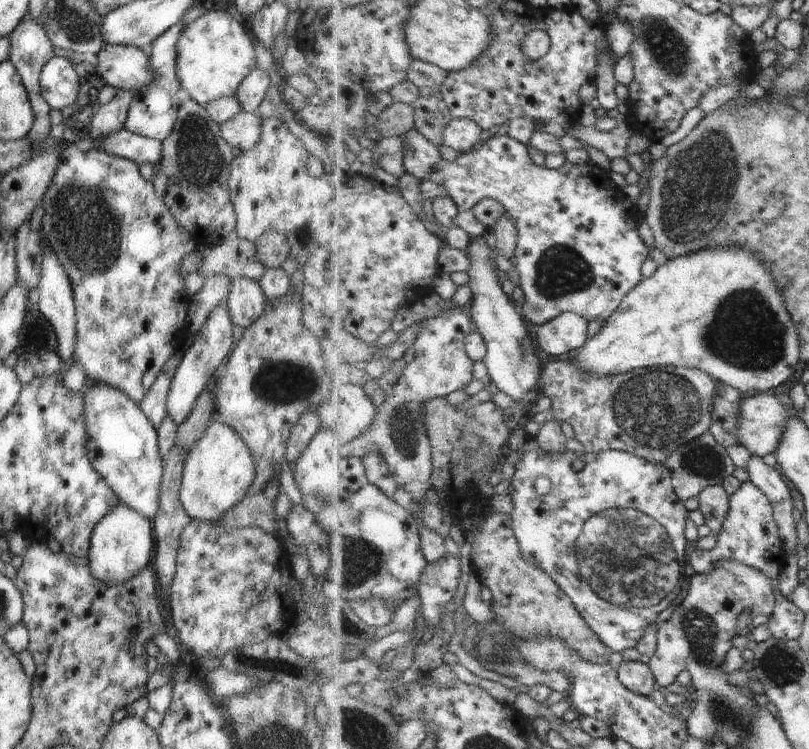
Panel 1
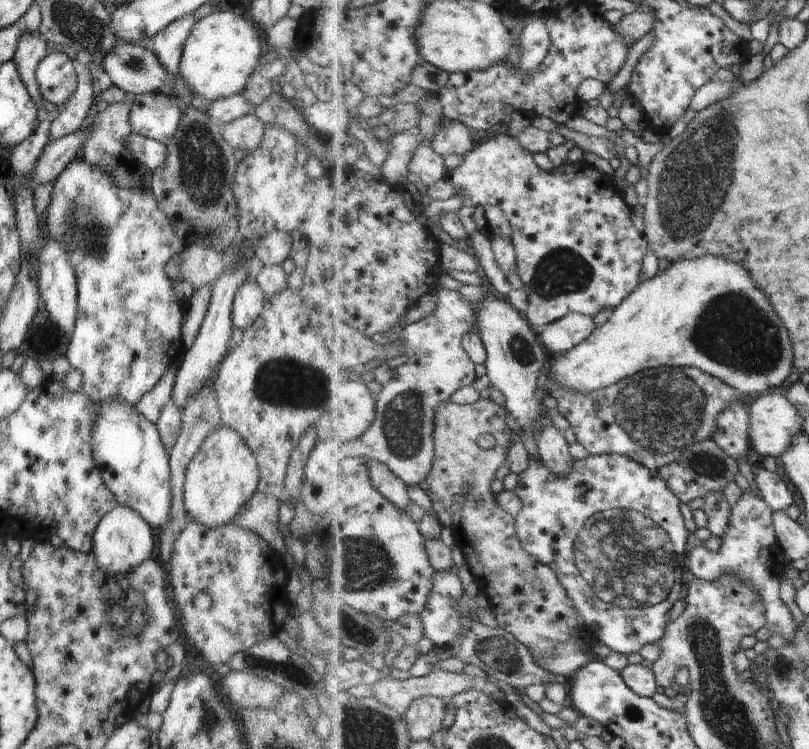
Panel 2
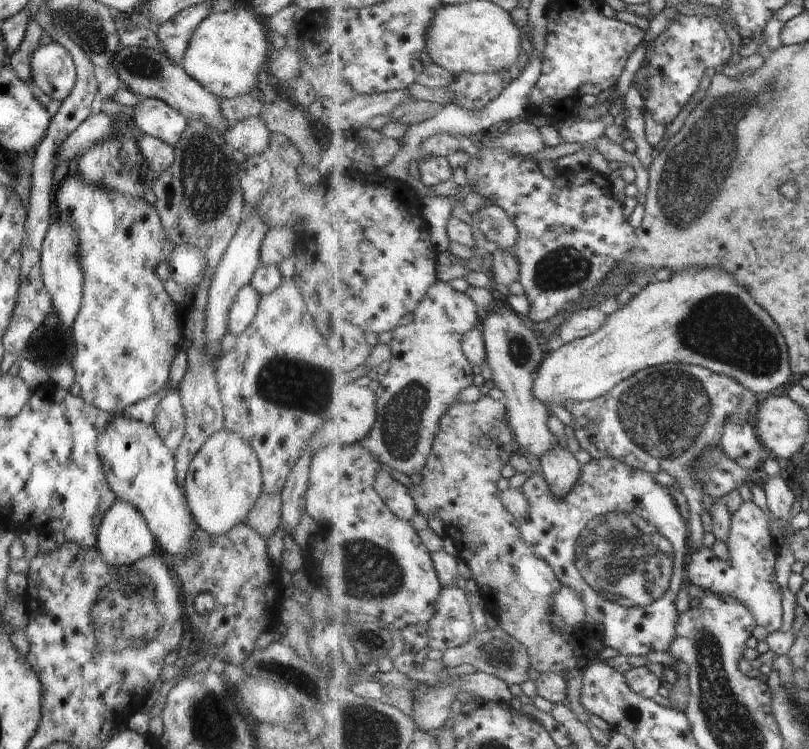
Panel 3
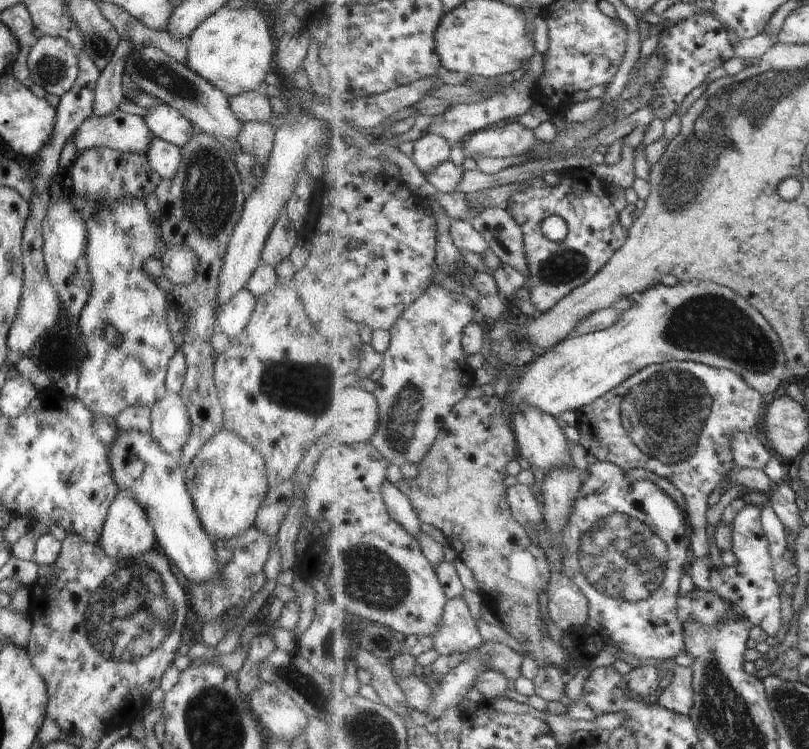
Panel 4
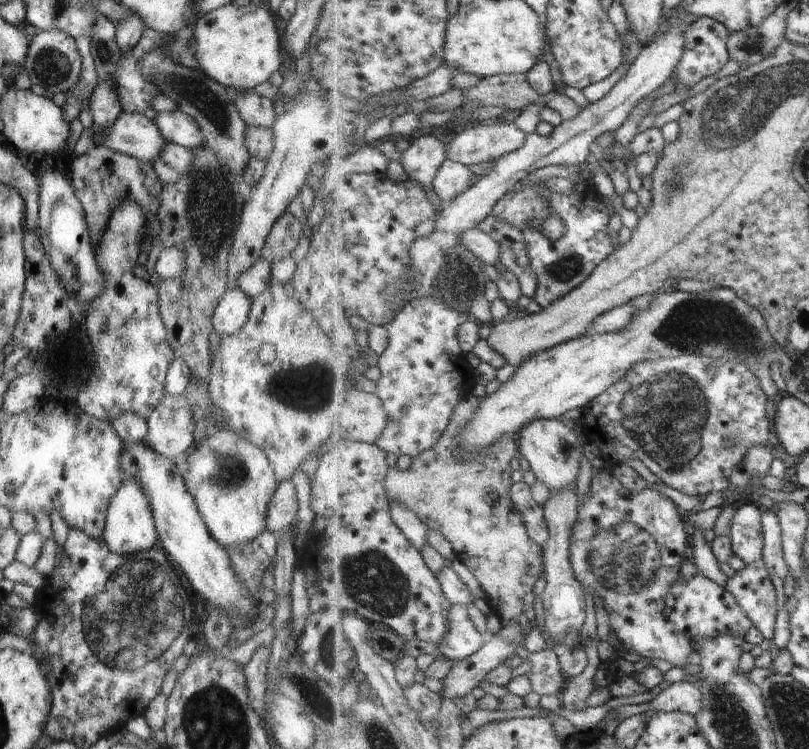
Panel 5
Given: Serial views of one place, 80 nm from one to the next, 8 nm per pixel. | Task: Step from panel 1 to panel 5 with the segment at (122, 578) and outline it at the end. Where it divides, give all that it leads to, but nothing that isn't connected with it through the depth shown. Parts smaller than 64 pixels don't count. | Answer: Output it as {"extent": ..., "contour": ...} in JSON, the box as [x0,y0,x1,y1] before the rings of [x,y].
{"extent":[101,478,158,557],"contour":[[[134,478],[123,480],[118,489],[111,495],[106,508],[101,538],[112,553],[125,557],[139,554],[158,545],[151,507],[141,485]]]}

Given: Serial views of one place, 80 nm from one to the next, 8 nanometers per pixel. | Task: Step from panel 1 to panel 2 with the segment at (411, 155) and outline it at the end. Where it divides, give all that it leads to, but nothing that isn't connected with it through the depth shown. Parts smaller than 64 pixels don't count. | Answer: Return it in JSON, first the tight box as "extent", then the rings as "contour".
{"extent":[409,143,449,186],"contour":[[[429,143],[419,146],[419,150],[413,156],[409,171],[427,186],[447,179],[449,172],[445,167],[445,160],[429,146]]]}

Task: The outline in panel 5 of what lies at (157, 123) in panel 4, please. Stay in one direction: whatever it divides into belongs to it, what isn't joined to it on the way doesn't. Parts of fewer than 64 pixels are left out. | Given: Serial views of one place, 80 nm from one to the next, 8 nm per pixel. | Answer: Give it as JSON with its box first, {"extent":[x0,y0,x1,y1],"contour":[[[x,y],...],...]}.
{"extent":[155,110,203,150],"contour":[[[179,110],[158,112],[155,124],[165,142],[191,150],[203,143],[202,134],[196,122]]]}

